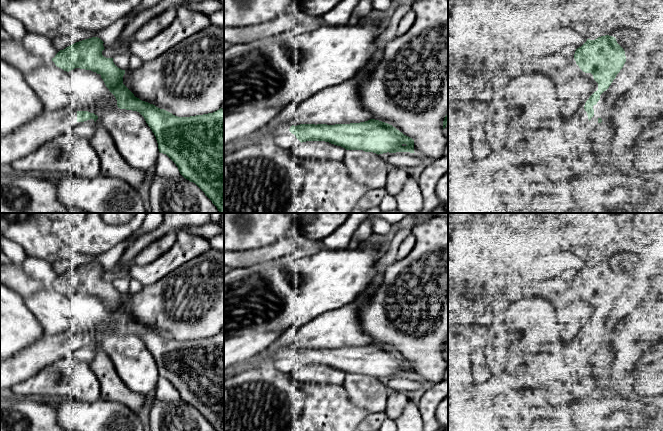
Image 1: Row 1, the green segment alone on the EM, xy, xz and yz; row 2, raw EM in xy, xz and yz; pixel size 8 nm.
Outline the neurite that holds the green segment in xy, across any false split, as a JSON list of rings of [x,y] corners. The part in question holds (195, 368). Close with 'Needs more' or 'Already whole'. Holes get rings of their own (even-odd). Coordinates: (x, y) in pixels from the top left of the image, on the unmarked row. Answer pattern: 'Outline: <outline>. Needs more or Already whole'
Outline: [[[98,261],[76,266],[60,274],[55,281],[52,282],[52,285],[57,291],[67,296],[75,292],[80,292],[100,298],[106,311],[115,320],[118,332],[137,335],[144,341],[156,361],[159,376],[166,378],[176,388],[180,398],[185,403],[195,407],[216,431],[224,431],[224,334],[220,332],[213,337],[178,341],[153,328],[140,324],[123,308],[125,294],[118,292],[114,288],[113,282],[106,282],[102,279],[102,275],[105,273],[103,267],[104,266]]]. Already whole

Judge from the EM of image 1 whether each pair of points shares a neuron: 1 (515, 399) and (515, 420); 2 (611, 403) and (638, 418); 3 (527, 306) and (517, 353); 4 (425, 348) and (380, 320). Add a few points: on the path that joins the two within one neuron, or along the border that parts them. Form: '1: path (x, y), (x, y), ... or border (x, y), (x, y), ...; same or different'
1: path (515, 404), (515, 415); same
2: path (618, 408), (631, 412); same
3: path (527, 318), (527, 341); same
4: path (414, 339), (396, 334), (390, 328); same

